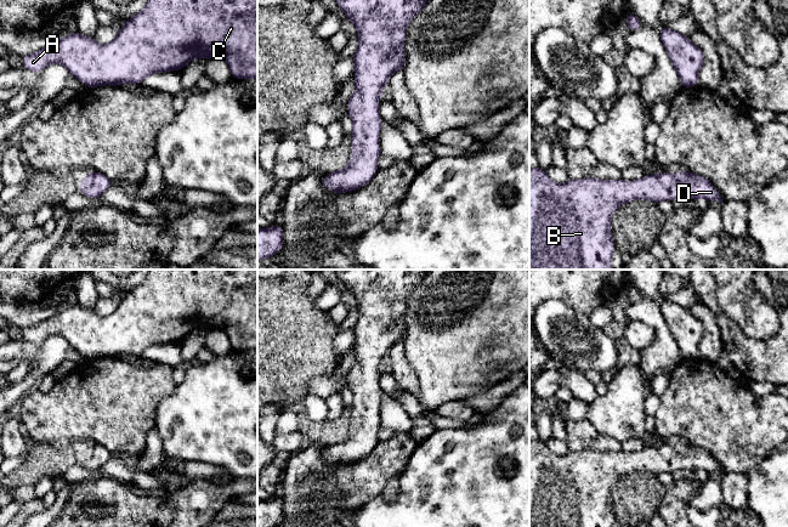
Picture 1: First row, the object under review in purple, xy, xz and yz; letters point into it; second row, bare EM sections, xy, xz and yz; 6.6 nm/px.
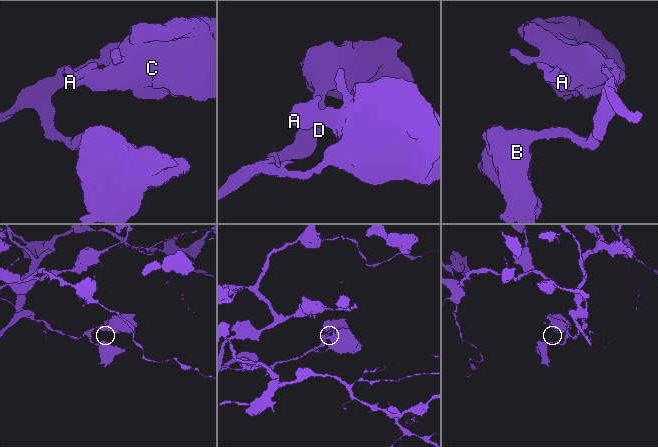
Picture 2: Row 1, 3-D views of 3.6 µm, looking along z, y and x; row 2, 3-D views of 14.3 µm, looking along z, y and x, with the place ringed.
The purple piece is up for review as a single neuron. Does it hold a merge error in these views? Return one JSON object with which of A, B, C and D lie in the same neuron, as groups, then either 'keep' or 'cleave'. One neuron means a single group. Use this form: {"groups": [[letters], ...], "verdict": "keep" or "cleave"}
{"groups": [["A", "B", "C", "D"]], "verdict": "keep"}

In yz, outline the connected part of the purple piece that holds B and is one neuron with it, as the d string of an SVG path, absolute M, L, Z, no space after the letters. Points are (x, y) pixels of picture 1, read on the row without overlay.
M529 441L529 527L613 527L614 512L611 508L611 491L620 477L635 471L653 475L690 470L724 475L719 463L703 448L682 442L673 447L642 448L640 452L600 452L585 449L566 455L554 454L545 442Z

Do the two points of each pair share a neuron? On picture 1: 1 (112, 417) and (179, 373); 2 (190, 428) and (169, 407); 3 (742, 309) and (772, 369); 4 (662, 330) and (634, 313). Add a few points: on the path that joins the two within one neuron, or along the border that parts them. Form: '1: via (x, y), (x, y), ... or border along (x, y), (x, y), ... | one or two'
1: border along (173, 368), (173, 380), (176, 384) | two
2: via (187, 421), (175, 413) | one
3: border along (735, 322), (749, 336), (769, 339), (775, 335) | two
4: via (655, 323), (645, 313), (641, 313) | one

